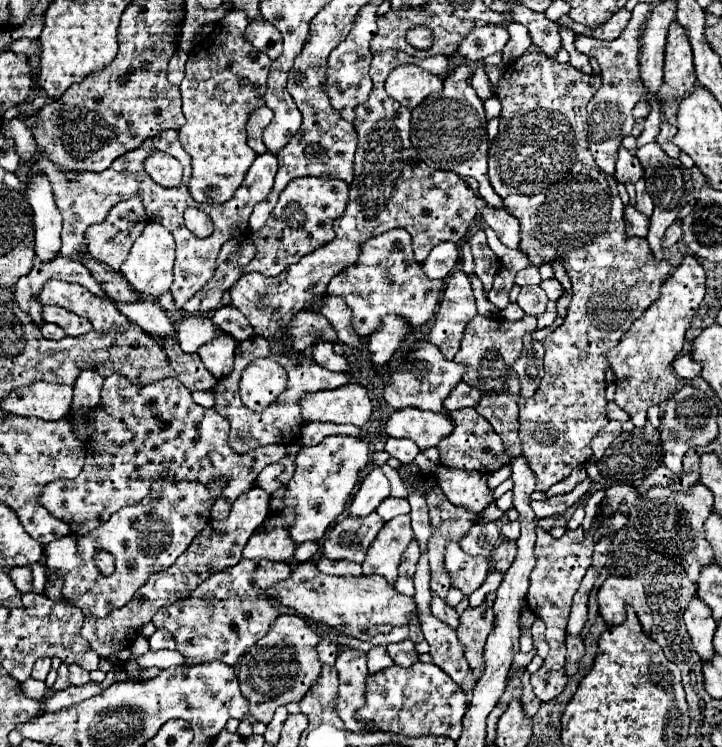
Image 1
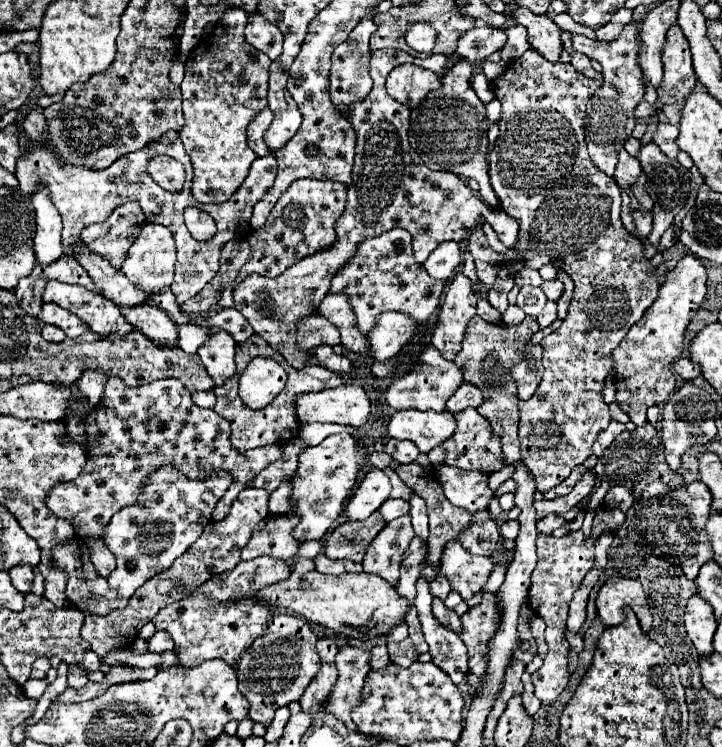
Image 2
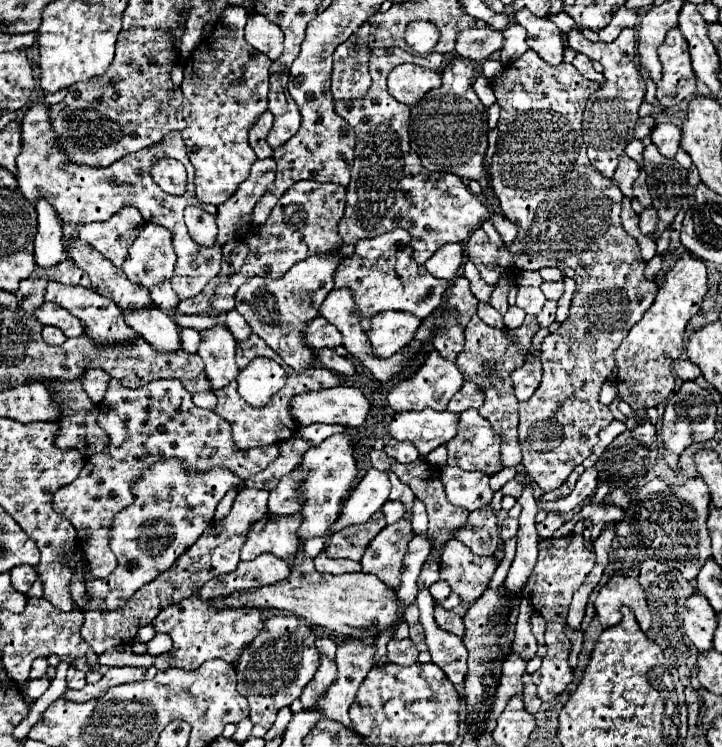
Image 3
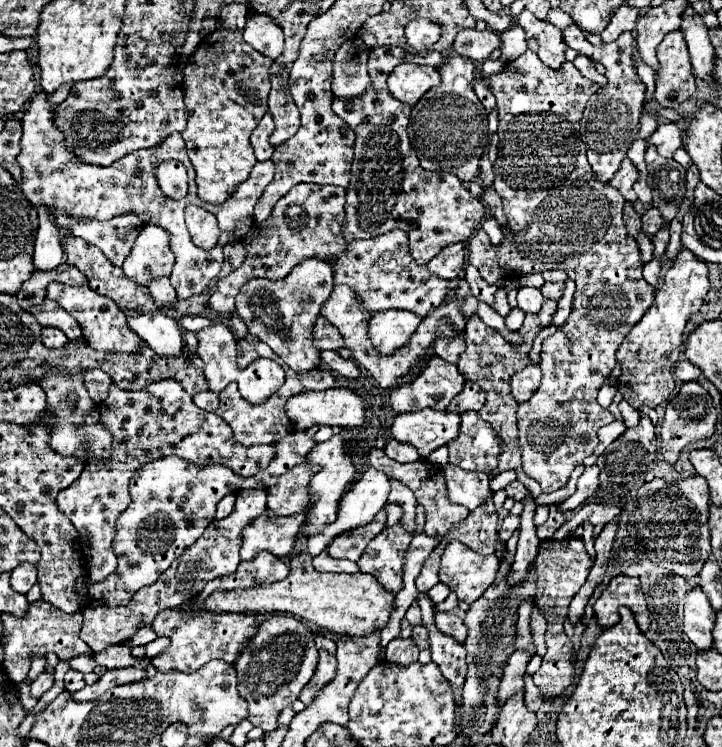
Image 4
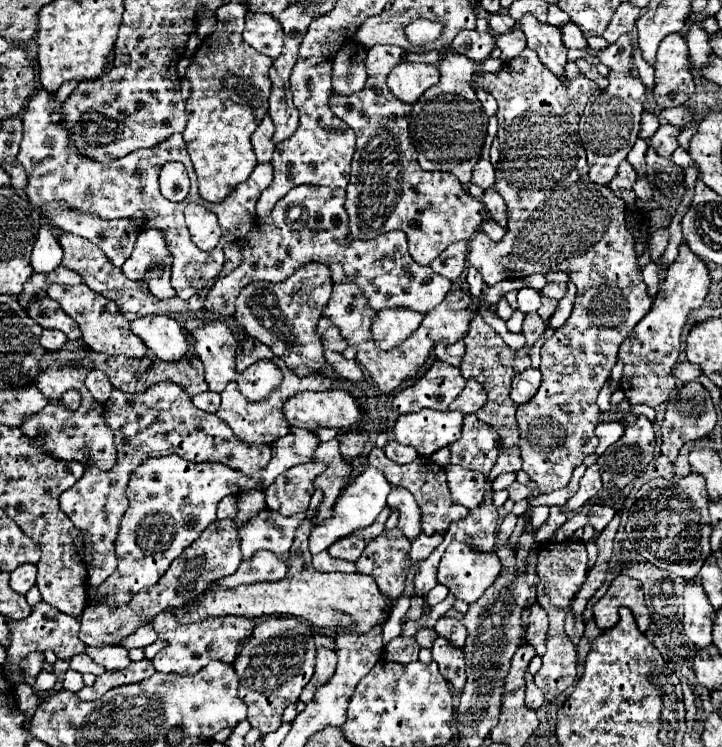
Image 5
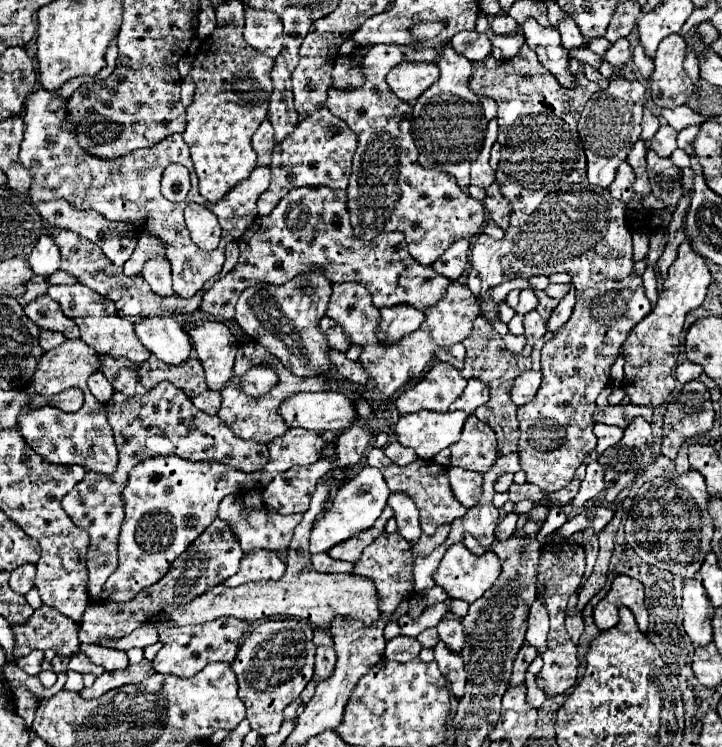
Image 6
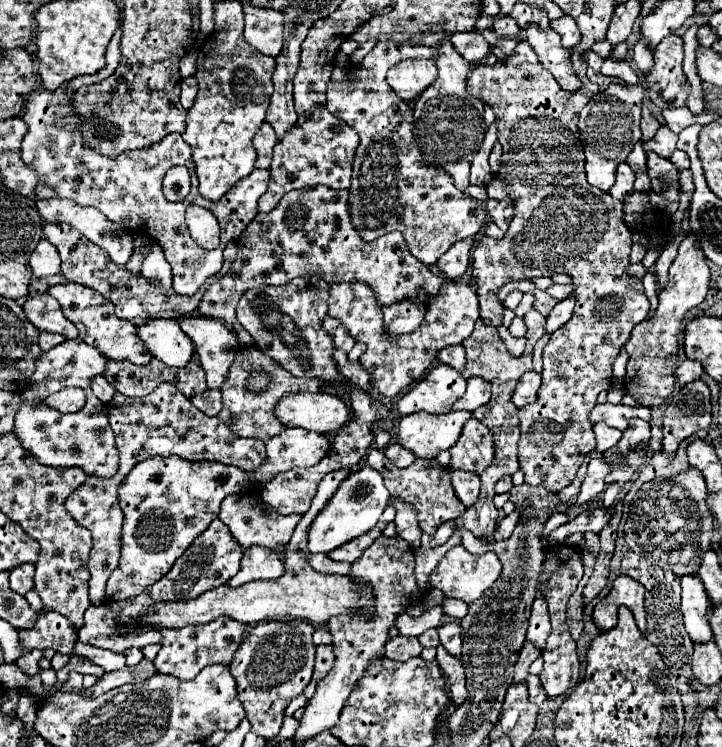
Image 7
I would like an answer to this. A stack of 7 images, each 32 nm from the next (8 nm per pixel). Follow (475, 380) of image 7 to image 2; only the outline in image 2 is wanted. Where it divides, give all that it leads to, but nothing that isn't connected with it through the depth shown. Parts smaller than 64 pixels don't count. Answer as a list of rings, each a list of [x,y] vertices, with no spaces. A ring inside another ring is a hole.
[[[464,382],[458,390],[456,390],[456,394],[448,400],[448,404],[446,404],[446,410],[448,412],[462,412],[464,408],[478,408],[480,404],[482,404],[482,400],[484,400],[484,396],[482,396],[482,392],[474,386],[474,384],[468,384],[468,382]]]

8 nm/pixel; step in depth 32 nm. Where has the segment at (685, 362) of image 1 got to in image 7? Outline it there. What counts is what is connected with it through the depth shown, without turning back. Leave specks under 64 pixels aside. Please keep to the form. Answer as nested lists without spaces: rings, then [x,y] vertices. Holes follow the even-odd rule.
[[[686,358],[686,360],[676,368],[676,378],[678,378],[680,386],[686,386],[688,382],[700,378],[702,372],[704,372],[704,368],[702,368],[700,362],[696,362],[696,360],[688,360],[688,358]]]

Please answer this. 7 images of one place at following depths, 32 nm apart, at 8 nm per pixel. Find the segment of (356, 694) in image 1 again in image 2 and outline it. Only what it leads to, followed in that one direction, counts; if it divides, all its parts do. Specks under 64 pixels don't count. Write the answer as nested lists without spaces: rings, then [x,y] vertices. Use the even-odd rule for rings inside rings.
[[[344,644],[336,654],[338,680],[326,700],[326,712],[334,714],[350,730],[356,730],[356,724],[350,718],[350,712],[360,704],[360,692],[366,674],[370,672],[370,650]]]

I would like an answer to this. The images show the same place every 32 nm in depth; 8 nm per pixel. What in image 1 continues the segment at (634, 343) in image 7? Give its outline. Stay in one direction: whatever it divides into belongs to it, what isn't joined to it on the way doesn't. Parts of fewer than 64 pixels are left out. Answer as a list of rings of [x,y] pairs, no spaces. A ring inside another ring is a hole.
[[[686,256],[678,268],[668,276],[660,290],[660,300],[644,312],[640,320],[624,334],[620,344],[608,352],[610,368],[616,376],[616,398],[614,402],[624,408],[634,426],[646,424],[646,410],[654,404],[666,402],[676,392],[676,376],[672,372],[674,358],[682,352],[684,334],[706,294],[706,272],[694,256]]]

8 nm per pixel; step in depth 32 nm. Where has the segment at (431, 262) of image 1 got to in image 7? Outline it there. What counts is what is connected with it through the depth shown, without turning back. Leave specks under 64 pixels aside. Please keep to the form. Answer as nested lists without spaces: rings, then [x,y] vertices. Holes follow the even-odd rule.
[[[474,238],[456,242],[456,244],[452,244],[452,248],[450,248],[436,264],[440,266],[440,270],[442,270],[448,278],[460,278],[460,276],[464,276],[464,272],[466,272],[468,266],[470,266],[472,246],[474,246]]]

